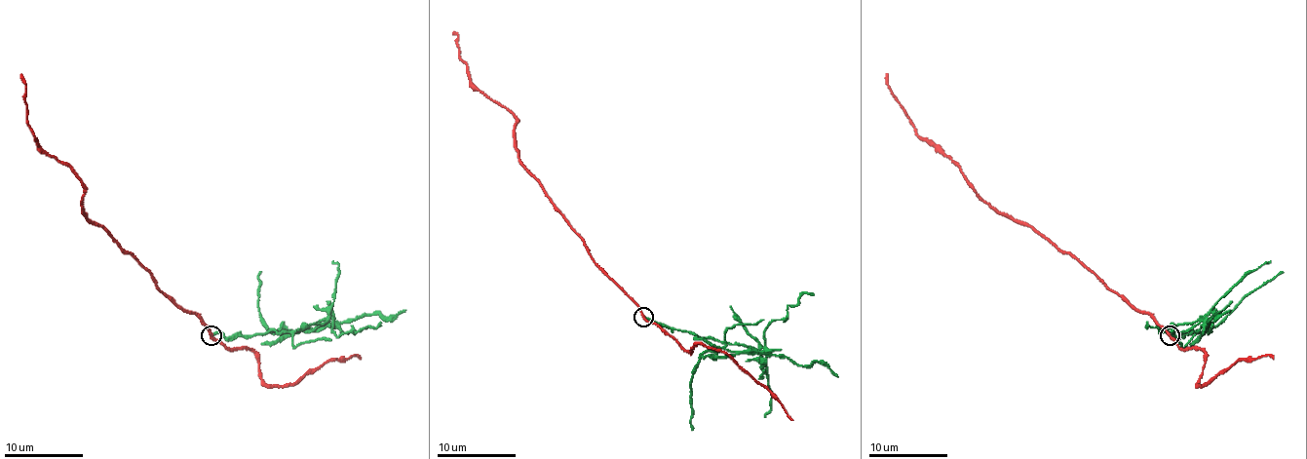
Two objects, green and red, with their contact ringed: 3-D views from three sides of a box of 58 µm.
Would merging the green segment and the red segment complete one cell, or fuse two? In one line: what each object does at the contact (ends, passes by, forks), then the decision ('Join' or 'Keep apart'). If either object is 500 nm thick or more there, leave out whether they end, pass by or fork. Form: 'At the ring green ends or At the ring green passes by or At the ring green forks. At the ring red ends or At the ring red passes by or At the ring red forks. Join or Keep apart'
At the ring green ends. At the ring red passes by. Keep apart

